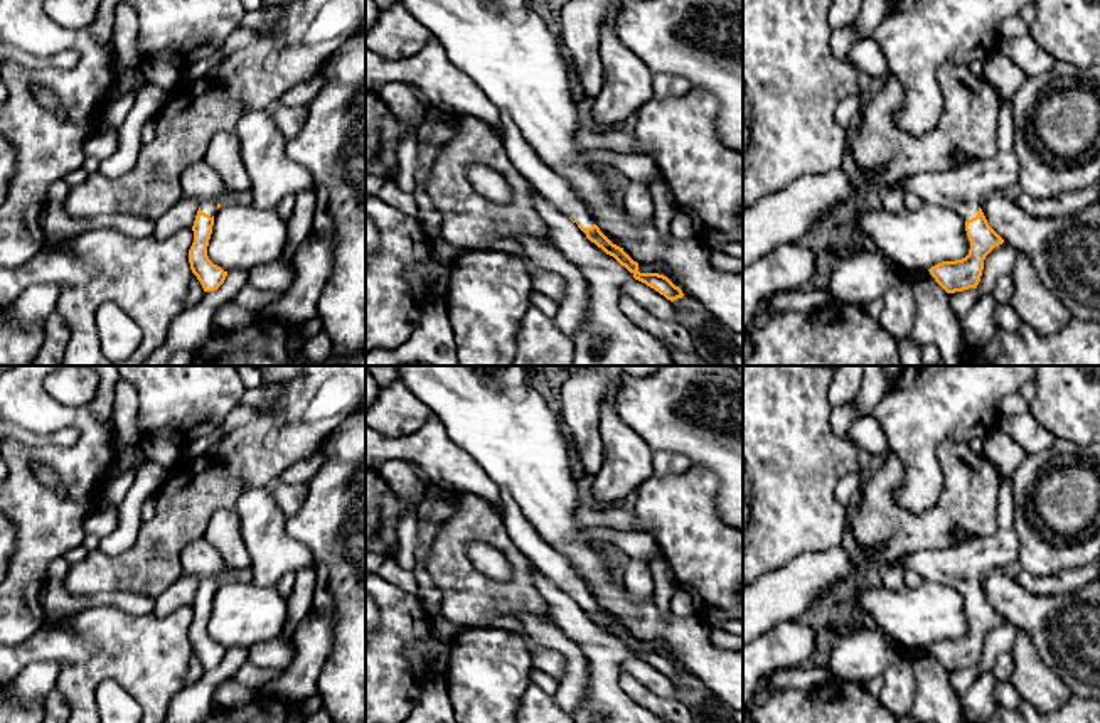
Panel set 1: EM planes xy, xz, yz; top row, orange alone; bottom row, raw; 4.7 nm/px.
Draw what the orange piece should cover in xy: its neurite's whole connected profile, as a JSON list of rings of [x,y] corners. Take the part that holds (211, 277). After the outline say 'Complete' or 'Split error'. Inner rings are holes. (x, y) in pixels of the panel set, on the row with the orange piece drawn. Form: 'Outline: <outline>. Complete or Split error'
Outline: [[[200,160],[182,172],[180,187],[184,199],[199,204],[192,226],[194,243],[189,249],[190,270],[200,281],[204,292],[214,292],[224,283],[227,271],[209,260],[207,246],[212,234],[214,214],[231,195],[227,194],[222,179],[206,160]]]. Split error

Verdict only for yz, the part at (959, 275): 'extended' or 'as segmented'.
extended

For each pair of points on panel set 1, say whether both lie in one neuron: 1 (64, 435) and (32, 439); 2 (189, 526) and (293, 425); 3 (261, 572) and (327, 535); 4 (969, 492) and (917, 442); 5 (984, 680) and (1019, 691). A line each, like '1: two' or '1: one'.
1: one
2: one
3: two
4: two
5: two

